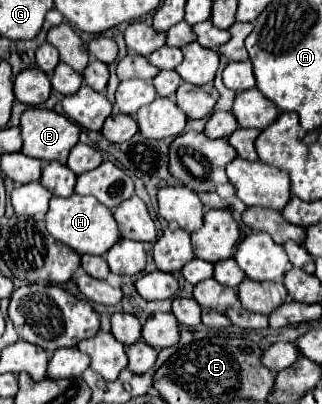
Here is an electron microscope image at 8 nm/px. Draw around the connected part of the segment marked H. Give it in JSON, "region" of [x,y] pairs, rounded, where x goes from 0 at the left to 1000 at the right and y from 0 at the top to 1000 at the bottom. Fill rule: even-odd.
{"region":[[[227,478],[220,488],[158,488],[152,498],[152,522],[146,522],[146,567],[152,577],[214,606],[220,616],[233,616],[245,631],[326,631],[363,597],[370,597],[370,567],[363,552],[351,542],[351,527],[314,507],[307,498],[295,498],[295,488],[258,488]]]}

